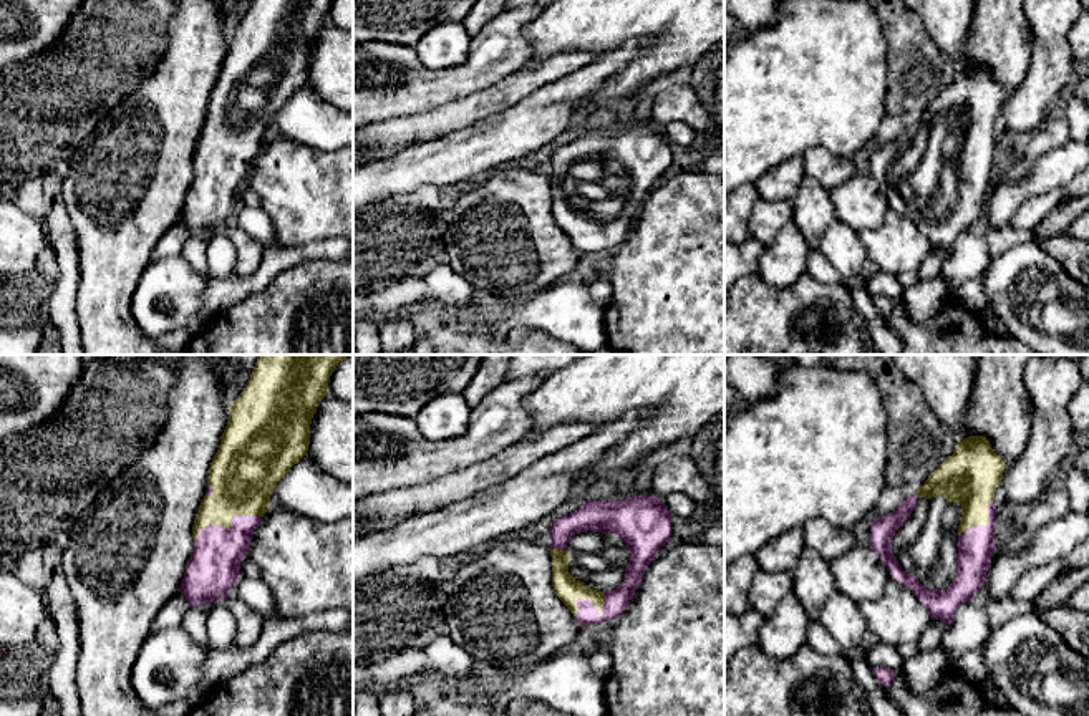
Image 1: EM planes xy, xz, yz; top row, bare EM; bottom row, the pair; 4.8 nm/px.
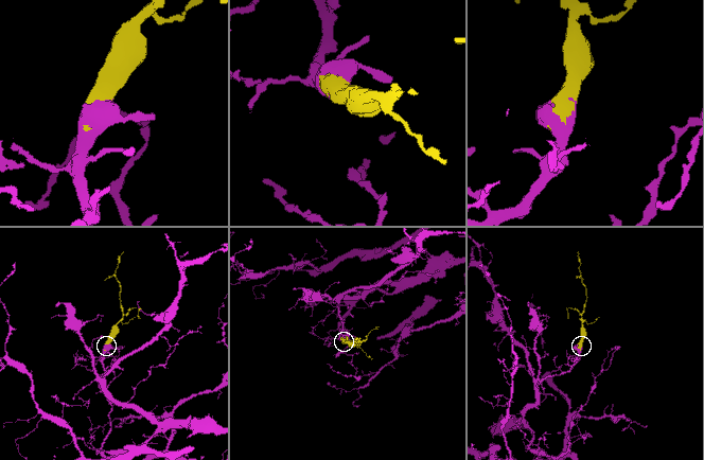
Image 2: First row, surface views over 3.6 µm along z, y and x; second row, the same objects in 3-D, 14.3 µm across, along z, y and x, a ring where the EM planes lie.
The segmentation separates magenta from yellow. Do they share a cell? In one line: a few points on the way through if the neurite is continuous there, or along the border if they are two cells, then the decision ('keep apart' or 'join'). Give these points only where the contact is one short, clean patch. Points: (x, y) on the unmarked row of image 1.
join

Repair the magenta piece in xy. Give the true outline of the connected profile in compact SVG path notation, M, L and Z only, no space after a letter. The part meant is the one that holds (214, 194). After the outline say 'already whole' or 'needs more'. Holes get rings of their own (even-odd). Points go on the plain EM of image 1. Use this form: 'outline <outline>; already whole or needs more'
outline M252 0L229 35L229 50L211 91L206 124L192 154L194 177L186 192L181 222L189 237L220 230L240 206L252 164L270 136L270 123L290 96L307 85L310 53L328 22L333 0Z; needs more

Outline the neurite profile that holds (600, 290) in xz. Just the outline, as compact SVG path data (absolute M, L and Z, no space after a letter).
M600 277L588 283L588 295L598 308L605 310L612 297L612 285L608 278Z

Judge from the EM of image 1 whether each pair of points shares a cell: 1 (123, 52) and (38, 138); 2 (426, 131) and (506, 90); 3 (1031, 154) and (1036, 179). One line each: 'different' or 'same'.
1: same
2: same
3: different

